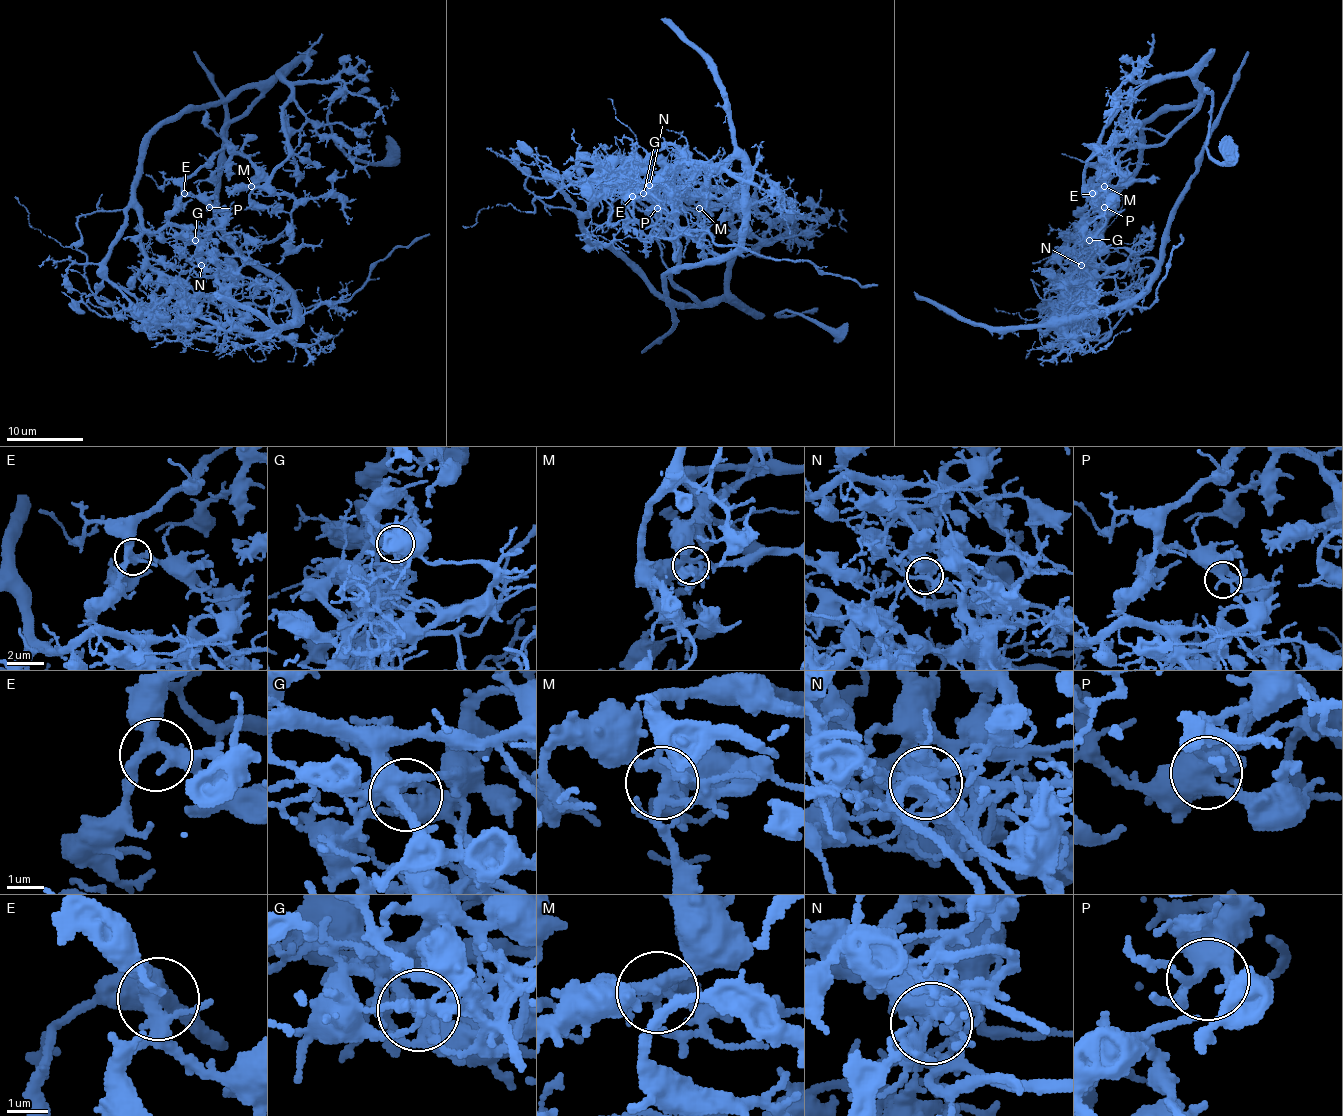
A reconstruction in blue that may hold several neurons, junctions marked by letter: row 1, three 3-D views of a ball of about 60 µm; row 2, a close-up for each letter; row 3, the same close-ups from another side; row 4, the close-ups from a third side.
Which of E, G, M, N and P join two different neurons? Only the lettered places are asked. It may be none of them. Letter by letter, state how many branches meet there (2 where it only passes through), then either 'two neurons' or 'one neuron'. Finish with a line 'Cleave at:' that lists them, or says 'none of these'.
E: 4 branches meet; one neuron
G: 4 branches meet; two neurons
M: 4 branches meet; one neuron
N: 8 branches meet; two neurons
P: 4 branches meet; one neuron
Cleave at: G, N

